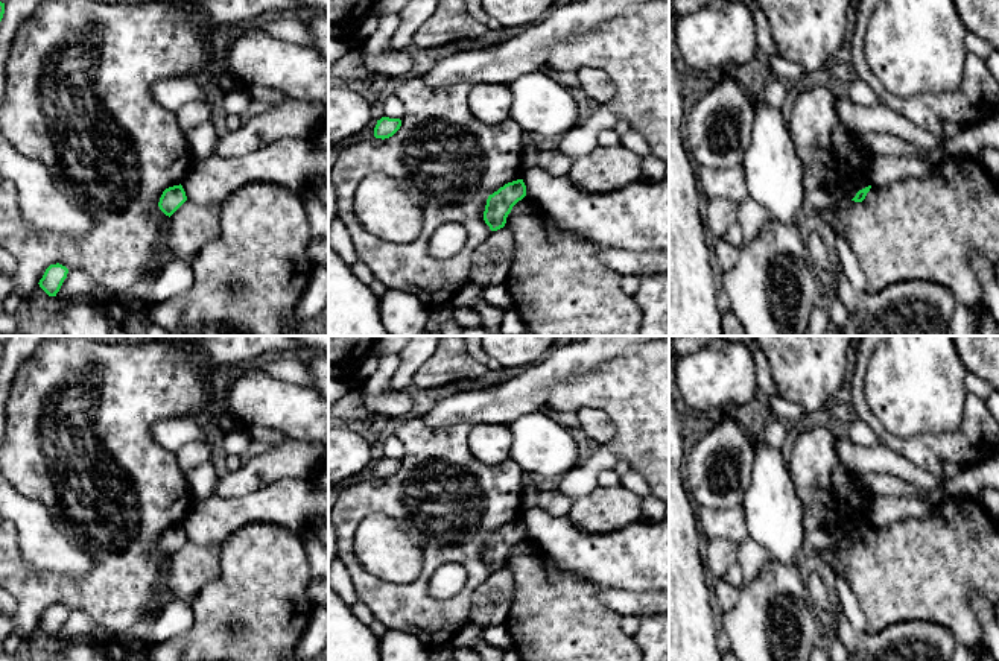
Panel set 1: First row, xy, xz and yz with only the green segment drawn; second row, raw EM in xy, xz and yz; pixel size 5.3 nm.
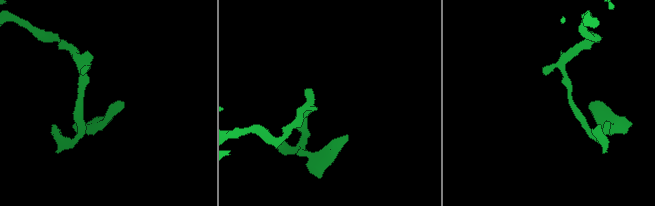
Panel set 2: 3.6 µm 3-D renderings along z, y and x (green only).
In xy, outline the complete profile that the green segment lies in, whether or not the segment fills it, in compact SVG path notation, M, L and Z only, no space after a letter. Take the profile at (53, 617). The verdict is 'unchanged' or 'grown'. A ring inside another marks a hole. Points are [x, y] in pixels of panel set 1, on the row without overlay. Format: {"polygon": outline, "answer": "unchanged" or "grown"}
{"polygon": "M59 603L50 605L38 625L49 637L56 637L64 620L67 618L67 614L68 609L65 606Z", "answer": "unchanged"}

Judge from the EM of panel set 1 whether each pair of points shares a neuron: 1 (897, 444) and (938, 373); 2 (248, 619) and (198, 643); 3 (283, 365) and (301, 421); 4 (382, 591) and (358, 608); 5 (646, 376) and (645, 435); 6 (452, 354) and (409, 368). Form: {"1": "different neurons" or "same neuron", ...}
{"1": "different neurons", "2": "same neuron", "3": "different neurons", "4": "different neurons", "5": "same neuron", "6": "different neurons"}

